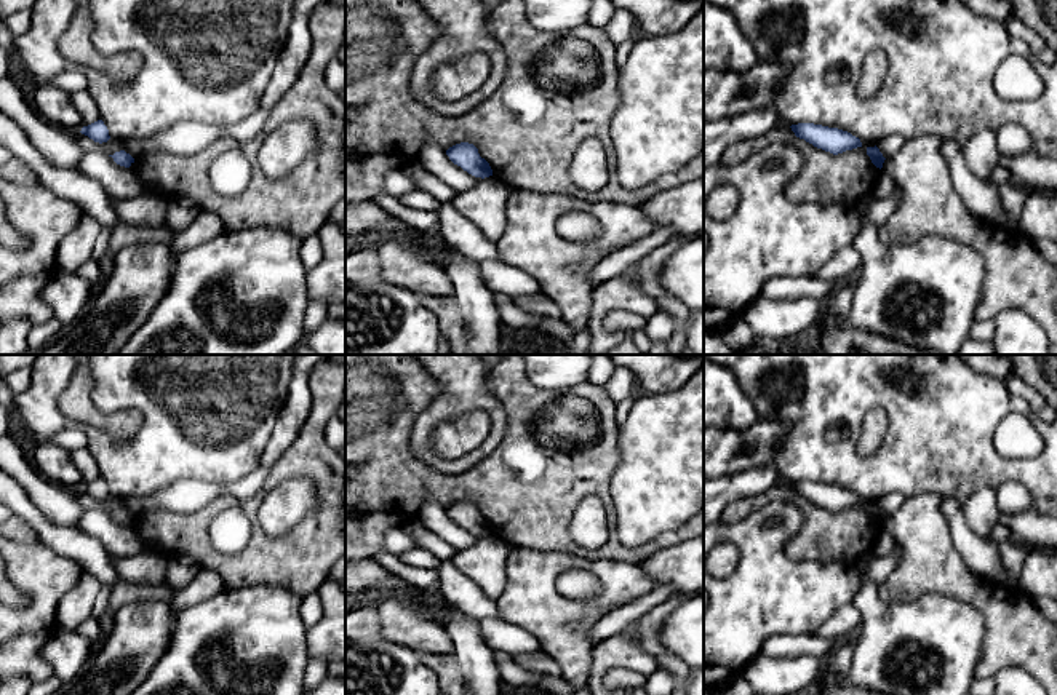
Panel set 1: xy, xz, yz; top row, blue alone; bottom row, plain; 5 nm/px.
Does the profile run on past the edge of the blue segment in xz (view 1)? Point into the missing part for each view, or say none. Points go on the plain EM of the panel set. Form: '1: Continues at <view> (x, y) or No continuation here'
1: No continuation here

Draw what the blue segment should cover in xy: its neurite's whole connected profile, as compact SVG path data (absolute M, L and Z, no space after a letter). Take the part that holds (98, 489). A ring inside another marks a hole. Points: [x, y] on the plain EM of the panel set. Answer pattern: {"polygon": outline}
{"polygon": "M102 478L83 484L80 490L99 502L107 500L110 497L109 487Z"}

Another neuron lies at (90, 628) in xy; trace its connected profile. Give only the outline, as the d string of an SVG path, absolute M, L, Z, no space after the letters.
M90 617L85 620L75 631L85 637L90 637L94 644L99 644L104 639L104 631L98 618Z

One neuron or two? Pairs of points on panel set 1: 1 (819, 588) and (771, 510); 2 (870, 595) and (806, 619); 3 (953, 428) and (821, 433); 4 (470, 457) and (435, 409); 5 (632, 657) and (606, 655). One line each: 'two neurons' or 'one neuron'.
1: one neuron
2: two neurons
3: one neuron
4: one neuron
5: one neuron

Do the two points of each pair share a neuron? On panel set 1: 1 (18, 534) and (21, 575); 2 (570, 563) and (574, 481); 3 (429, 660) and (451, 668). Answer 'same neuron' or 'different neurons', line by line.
1: different neurons
2: different neurons
3: same neuron

